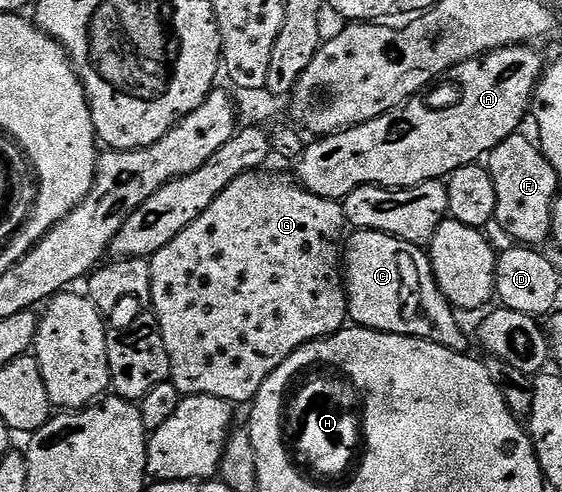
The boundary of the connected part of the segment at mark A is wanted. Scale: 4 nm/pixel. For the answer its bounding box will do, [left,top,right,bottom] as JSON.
[294,44,546,200]

